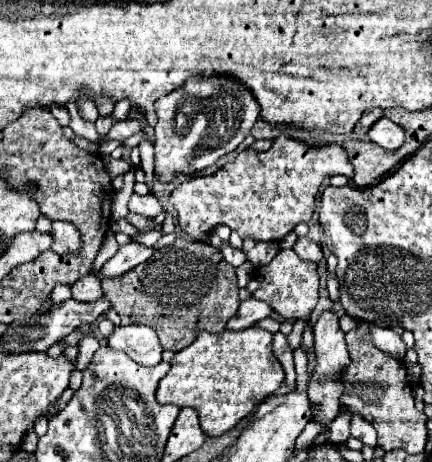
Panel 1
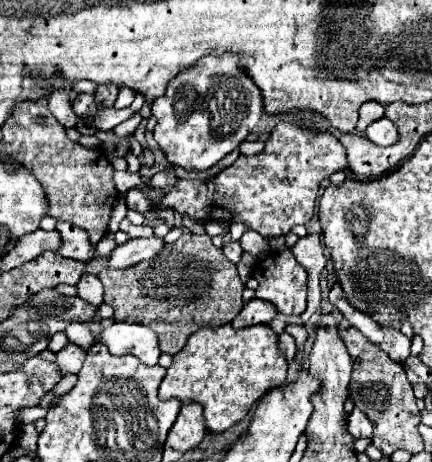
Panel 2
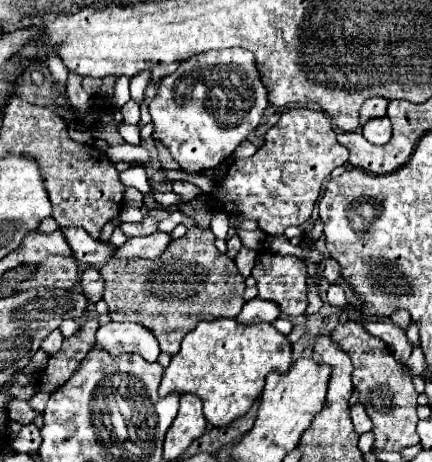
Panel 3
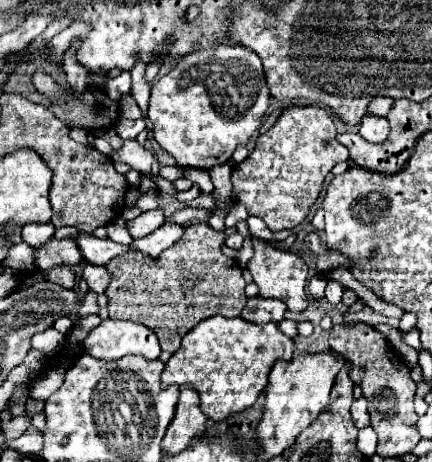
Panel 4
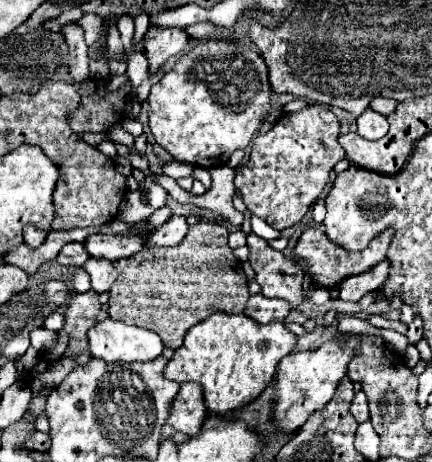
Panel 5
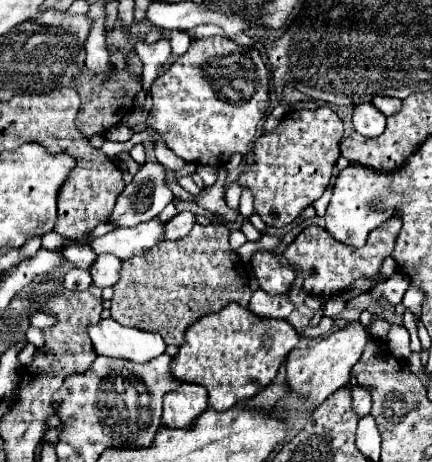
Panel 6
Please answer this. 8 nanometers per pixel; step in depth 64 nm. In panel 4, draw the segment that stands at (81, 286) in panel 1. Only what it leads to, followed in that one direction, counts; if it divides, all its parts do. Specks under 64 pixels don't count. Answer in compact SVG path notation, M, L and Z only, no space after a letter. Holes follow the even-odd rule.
M86 264L82 270L82 278L88 284L90 292L96 294L104 294L106 286L108 286L108 272L104 266L94 266L94 264Z

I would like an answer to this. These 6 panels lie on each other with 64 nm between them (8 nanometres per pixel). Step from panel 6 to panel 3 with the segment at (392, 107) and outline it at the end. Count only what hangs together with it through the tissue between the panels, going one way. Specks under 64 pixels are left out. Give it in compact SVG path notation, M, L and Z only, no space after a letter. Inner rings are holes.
M368 98L362 108L360 108L360 118L362 118L362 124L372 120L372 118L382 118L386 116L386 108L388 108L388 100L384 98Z

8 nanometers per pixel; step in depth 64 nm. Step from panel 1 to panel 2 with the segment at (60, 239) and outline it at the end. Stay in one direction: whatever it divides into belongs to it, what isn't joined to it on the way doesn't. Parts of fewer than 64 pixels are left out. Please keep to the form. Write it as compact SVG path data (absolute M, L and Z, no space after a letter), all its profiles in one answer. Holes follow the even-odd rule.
M56 222L56 230L60 232L60 256L72 260L92 260L96 258L96 248L88 242L88 234L74 224Z

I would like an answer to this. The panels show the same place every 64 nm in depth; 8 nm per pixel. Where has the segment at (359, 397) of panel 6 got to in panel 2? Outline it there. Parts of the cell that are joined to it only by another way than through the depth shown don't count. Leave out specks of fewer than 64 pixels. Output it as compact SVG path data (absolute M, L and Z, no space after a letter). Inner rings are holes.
M354 408L352 414L348 416L348 432L352 432L354 438L368 438L368 440L372 440L372 422L364 416L364 412Z

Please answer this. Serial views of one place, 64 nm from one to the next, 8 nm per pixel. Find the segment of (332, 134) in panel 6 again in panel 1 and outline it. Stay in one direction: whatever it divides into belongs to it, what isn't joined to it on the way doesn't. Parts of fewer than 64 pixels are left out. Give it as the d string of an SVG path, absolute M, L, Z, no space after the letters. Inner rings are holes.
M278 138L268 152L250 152L246 148L216 174L180 184L170 194L170 202L178 210L178 224L188 240L208 240L218 226L230 226L240 238L280 242L296 224L310 222L318 188L324 176L332 174L344 174L348 180L354 176L342 146L310 148L298 140Z

